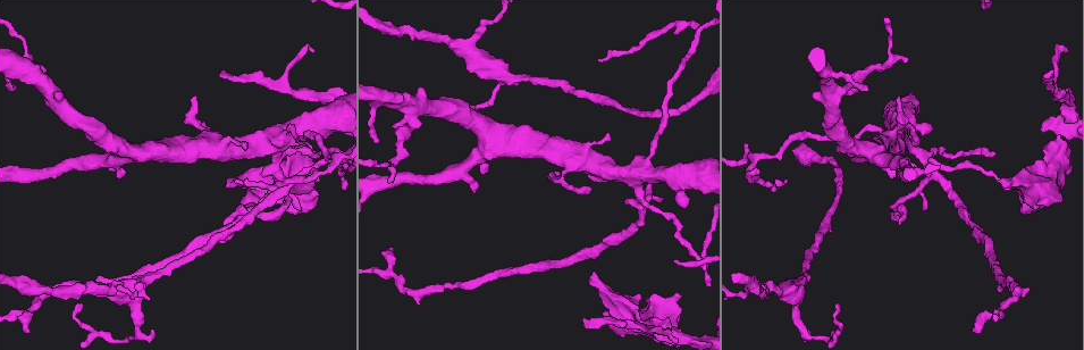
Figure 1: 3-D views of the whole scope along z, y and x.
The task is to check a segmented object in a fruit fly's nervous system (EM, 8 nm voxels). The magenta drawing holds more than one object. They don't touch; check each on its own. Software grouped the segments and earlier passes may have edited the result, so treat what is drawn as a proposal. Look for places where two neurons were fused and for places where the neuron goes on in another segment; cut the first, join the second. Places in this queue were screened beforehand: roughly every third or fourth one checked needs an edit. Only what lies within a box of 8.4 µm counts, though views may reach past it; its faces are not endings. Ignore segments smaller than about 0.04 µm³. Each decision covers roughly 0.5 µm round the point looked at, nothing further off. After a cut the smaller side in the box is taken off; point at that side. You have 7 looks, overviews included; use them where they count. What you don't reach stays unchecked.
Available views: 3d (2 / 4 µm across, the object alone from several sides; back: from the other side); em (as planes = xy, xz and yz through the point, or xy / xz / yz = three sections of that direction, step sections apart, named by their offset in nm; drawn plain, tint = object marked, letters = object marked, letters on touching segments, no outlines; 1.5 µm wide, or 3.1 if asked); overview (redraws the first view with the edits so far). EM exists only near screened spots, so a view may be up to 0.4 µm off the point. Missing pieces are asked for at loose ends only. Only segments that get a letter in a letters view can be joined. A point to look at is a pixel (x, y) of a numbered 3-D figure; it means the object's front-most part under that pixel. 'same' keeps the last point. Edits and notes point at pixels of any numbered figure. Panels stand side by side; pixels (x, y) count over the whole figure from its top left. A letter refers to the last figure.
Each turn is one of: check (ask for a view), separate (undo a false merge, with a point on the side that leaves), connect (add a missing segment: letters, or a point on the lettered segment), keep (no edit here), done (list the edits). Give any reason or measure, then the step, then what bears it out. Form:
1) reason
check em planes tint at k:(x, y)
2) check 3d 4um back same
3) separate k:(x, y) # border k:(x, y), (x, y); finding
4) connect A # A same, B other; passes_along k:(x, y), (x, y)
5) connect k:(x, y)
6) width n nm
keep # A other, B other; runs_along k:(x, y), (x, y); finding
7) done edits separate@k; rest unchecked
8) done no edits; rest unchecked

check 3d 4um at 1:(418, 110)

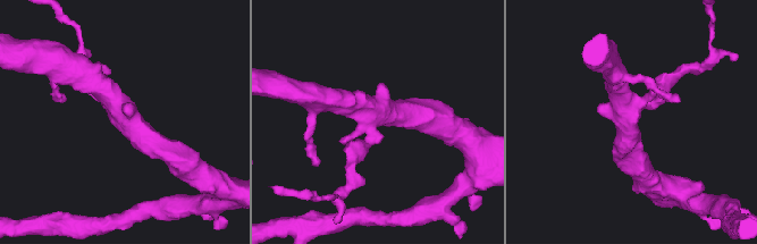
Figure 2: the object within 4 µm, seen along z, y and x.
arms 3; arm_widths 220, 300, 360 nm; need the tissue
check em planes letters at 2:(376, 115)

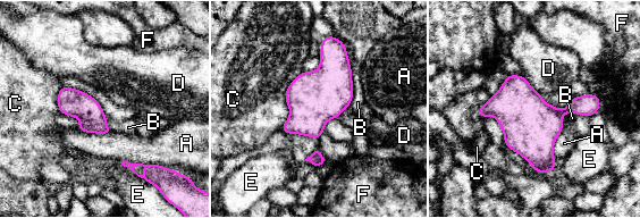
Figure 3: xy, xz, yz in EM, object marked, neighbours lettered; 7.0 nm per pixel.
longest_contact B 440 nm
keep # A other, B other, C other, D other, E other, F other; border 3:(303, 70), (286, 90), (280, 127); one neuron here

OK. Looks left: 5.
branch stops here
check em planes letters at 1:(232, 182)

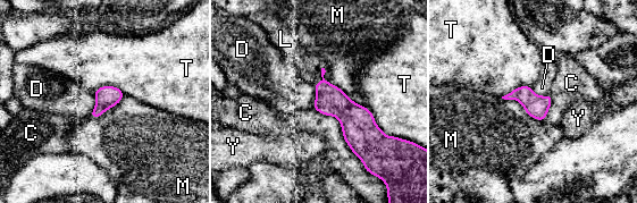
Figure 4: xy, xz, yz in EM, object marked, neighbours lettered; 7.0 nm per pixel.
connect L # C other, D other, L same, M other, T other, Y other; passes_along 4:(330, 100), (321, 79), (309, 67); the neuron continues

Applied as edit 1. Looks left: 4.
an open end
check 3d 4um at 1:(1043, 74)

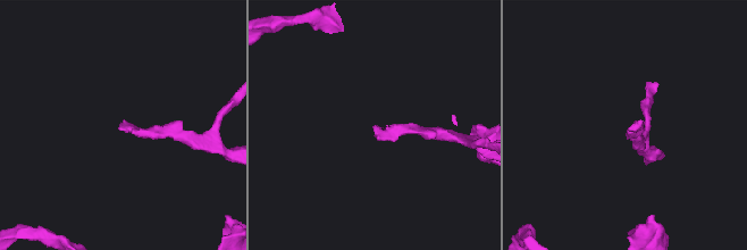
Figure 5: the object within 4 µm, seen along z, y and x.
now the EM
check em planes letters at 5:(378, 126)

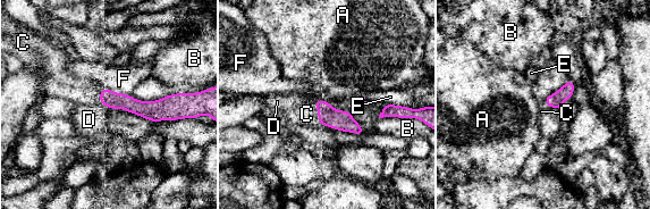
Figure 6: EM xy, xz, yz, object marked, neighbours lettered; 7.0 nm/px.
width 100 nm
connect C # A other, B other, C same, D other, E other, F other; the neuron continues

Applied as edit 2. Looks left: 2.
done edits connect@4, connect@6; rest unchecked

